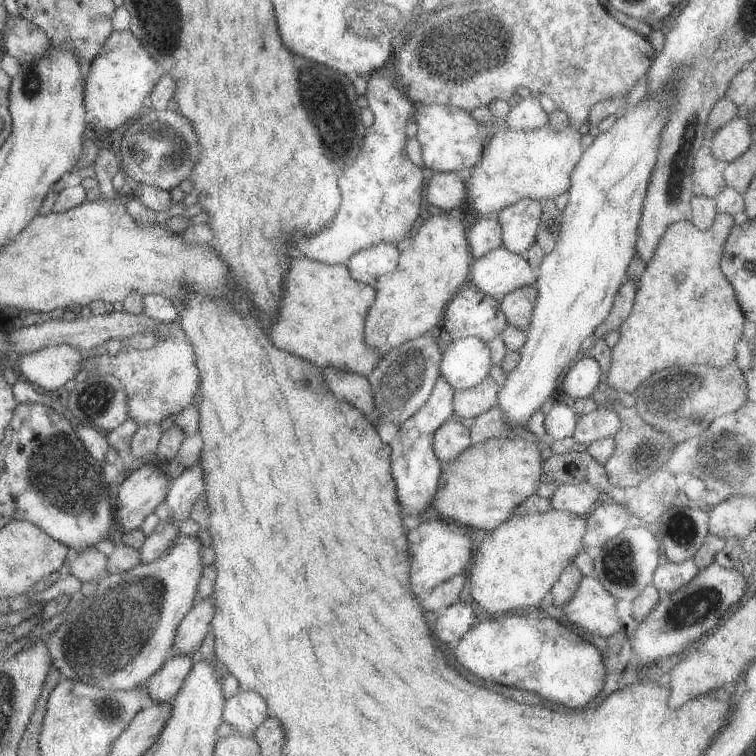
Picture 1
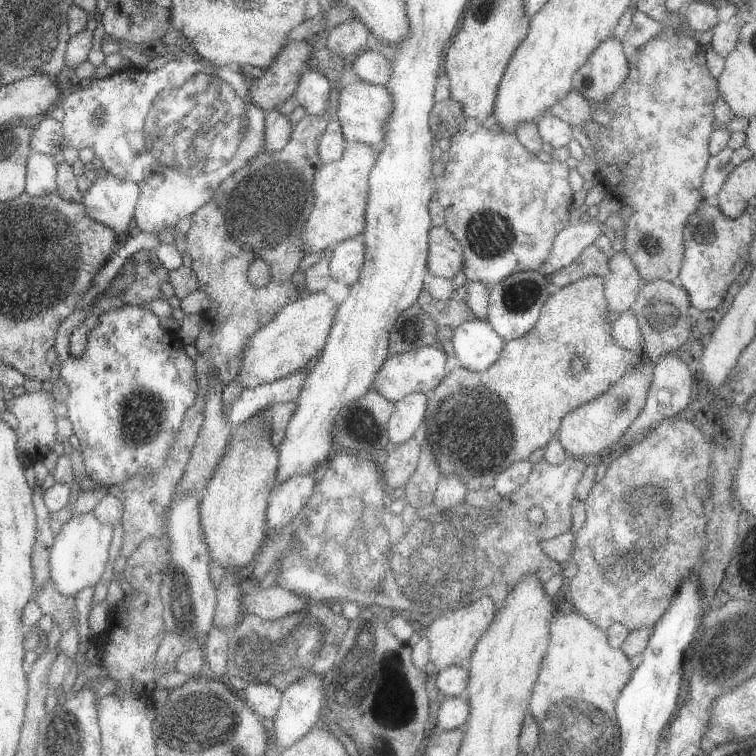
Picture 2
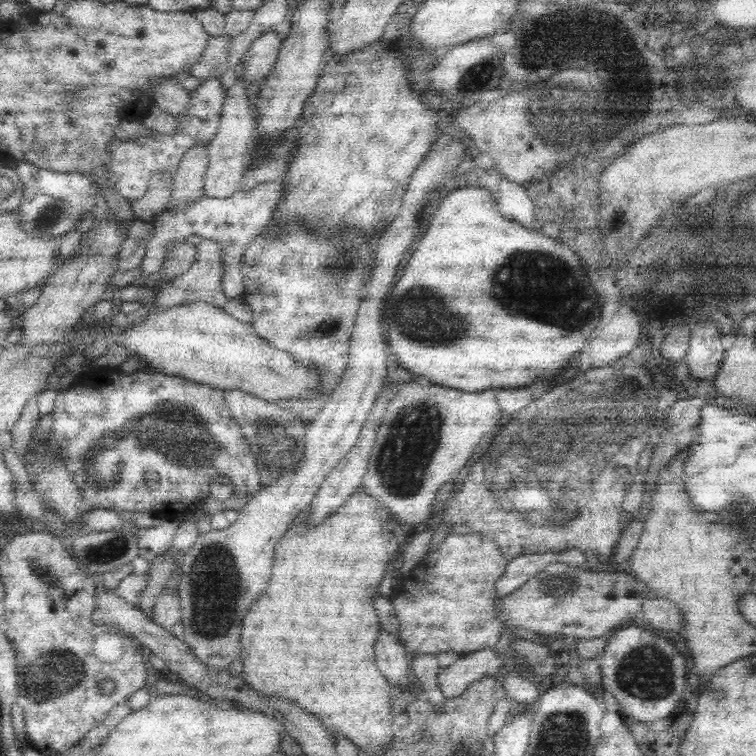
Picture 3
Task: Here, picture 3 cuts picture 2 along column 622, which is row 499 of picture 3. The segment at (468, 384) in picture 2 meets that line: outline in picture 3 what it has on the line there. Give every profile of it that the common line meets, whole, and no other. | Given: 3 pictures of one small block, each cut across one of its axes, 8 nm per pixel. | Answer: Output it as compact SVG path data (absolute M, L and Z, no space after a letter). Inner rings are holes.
M360 488L350 496L348 504L330 514L322 526L310 530L310 520L304 518L300 526L288 528L286 536L276 544L270 582L252 612L244 616L242 626L240 660L244 672L240 676L246 684L262 696L286 698L306 712L312 712L322 722L332 742L336 742L338 738L334 736L340 734L364 754L382 754L392 748L394 740L394 692L376 664L374 642L378 632L382 632L382 624L372 606L384 572L396 560L390 556L406 542L404 534L392 532L394 524L394 514Z

